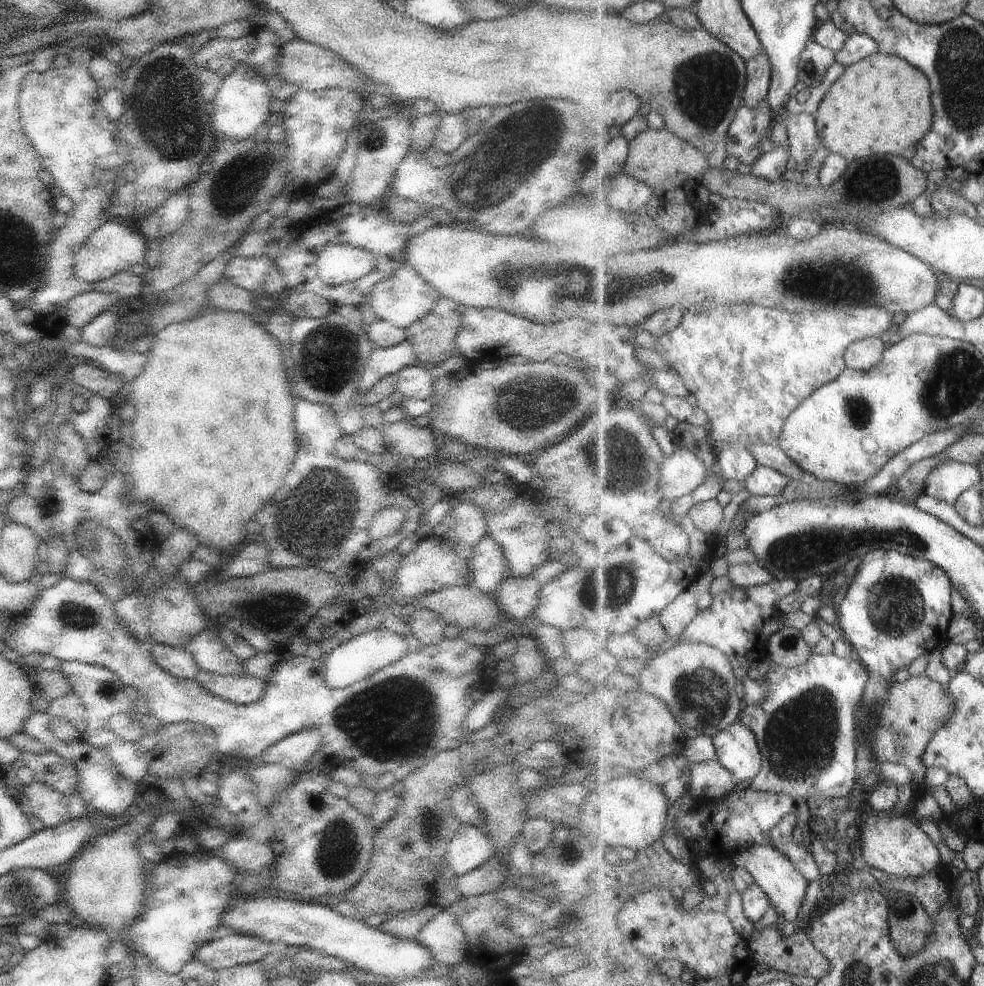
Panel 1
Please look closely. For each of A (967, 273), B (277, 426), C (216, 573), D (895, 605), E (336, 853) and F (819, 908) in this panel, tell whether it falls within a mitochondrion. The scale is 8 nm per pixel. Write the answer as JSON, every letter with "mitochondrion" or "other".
{"A":"other","B":"other","C":"other","D":"mitochondrion","E":"mitochondrion","F":"other"}

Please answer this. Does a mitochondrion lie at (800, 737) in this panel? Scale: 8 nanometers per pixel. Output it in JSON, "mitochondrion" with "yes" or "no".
{"mitochondrion":"yes"}

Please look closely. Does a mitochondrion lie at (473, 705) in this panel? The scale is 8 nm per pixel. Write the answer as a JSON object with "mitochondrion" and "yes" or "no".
{"mitochondrion":"no"}

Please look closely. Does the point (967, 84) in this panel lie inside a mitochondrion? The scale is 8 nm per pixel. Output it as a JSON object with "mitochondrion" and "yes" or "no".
{"mitochondrion":"yes"}

